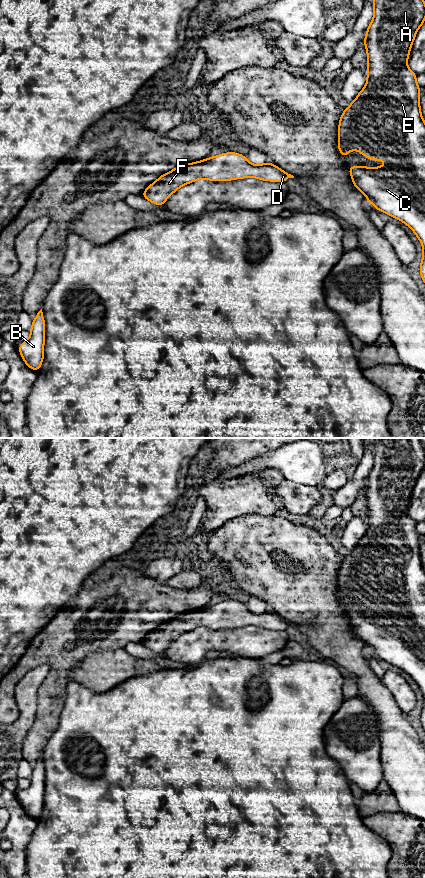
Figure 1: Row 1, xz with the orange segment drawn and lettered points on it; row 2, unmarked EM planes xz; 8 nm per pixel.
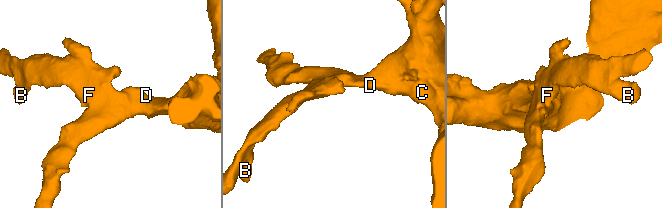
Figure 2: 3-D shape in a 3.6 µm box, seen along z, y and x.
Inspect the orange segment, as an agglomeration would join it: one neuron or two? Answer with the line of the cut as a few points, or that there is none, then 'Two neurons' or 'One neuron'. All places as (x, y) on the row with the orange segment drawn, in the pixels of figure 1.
No split. One neuron

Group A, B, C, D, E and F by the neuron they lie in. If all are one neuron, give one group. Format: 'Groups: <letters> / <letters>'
Groups: A B C D E F

